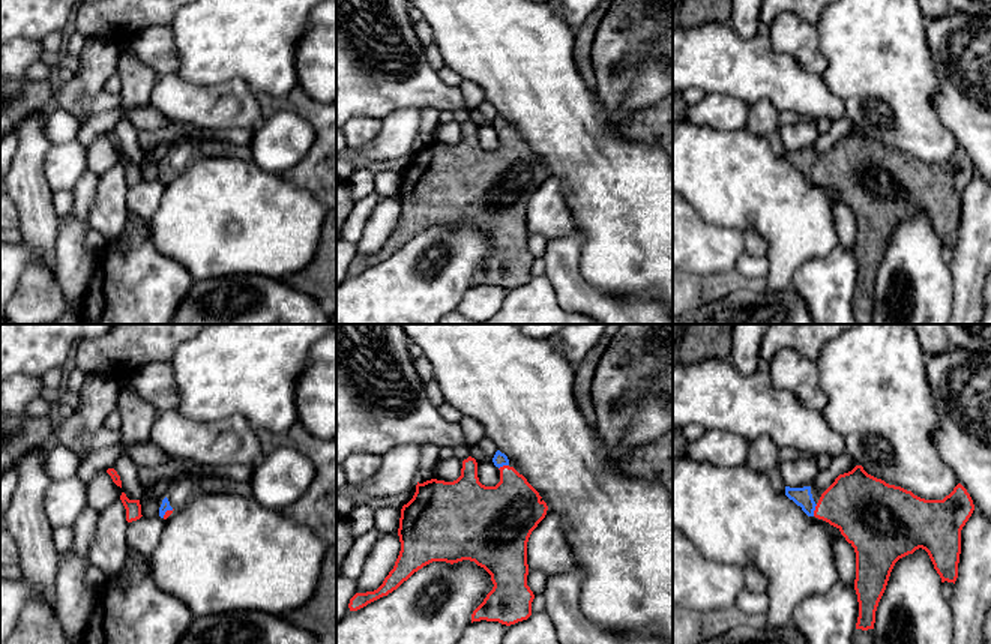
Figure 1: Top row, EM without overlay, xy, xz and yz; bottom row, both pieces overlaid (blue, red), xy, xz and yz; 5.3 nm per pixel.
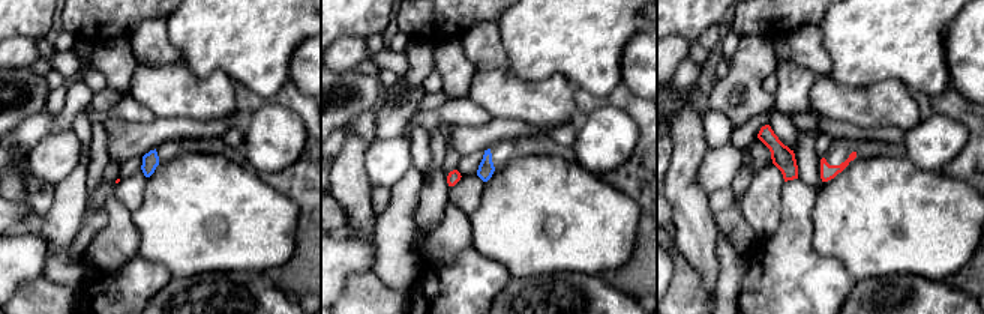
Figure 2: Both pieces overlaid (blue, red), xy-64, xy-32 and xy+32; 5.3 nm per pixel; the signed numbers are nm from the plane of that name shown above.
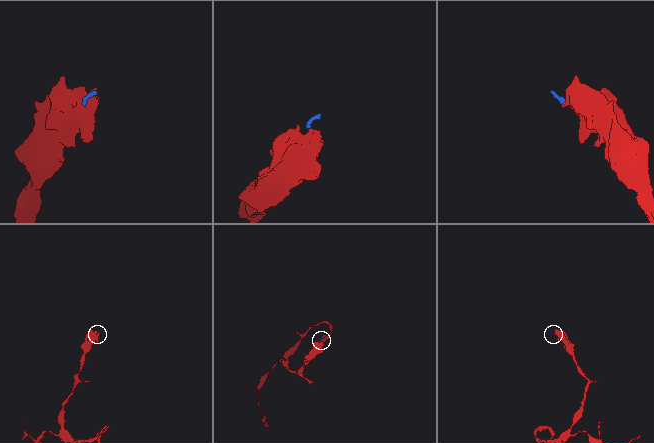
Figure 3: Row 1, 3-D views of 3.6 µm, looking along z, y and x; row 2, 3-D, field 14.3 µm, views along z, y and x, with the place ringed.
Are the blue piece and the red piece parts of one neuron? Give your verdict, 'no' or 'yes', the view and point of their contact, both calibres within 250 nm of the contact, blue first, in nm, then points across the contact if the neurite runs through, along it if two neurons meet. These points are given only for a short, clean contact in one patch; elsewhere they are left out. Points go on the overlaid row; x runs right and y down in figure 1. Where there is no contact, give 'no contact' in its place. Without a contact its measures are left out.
yes; meets blue in yz at (814, 509); 100 nm thick on the blue side, 340 nm on the other; runs through yz (802, 497), (814, 509), (859, 505)

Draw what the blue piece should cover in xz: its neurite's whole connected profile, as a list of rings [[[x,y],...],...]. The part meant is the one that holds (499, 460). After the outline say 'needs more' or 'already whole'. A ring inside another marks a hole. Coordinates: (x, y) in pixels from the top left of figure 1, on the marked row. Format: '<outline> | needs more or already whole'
[[[497,450],[492,462],[500,470],[500,482],[496,486],[485,486],[479,482],[477,462],[471,456],[462,461],[461,476],[453,482],[437,479],[417,482],[413,498],[401,509],[398,528],[401,551],[393,569],[377,590],[356,593],[350,599],[350,611],[357,611],[387,596],[432,561],[453,564],[470,560],[483,567],[494,584],[483,602],[473,611],[471,623],[486,620],[511,626],[532,615],[535,594],[527,585],[527,542],[545,518],[548,506],[527,479],[509,465],[505,453]]] | needs more

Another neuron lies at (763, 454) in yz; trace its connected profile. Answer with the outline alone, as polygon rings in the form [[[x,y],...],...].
[[[761,435],[751,441],[746,465],[760,474],[778,468],[781,464],[779,449],[767,435]]]

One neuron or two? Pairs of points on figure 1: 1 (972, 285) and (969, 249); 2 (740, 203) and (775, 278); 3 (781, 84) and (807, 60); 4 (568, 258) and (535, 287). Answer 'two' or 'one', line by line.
1: one
2: one
3: two
4: two

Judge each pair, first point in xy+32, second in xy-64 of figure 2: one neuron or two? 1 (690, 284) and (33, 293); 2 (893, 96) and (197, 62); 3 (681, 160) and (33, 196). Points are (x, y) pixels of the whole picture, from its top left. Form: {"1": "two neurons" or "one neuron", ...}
{"1": "one neuron", "2": "two neurons", "3": "two neurons"}

